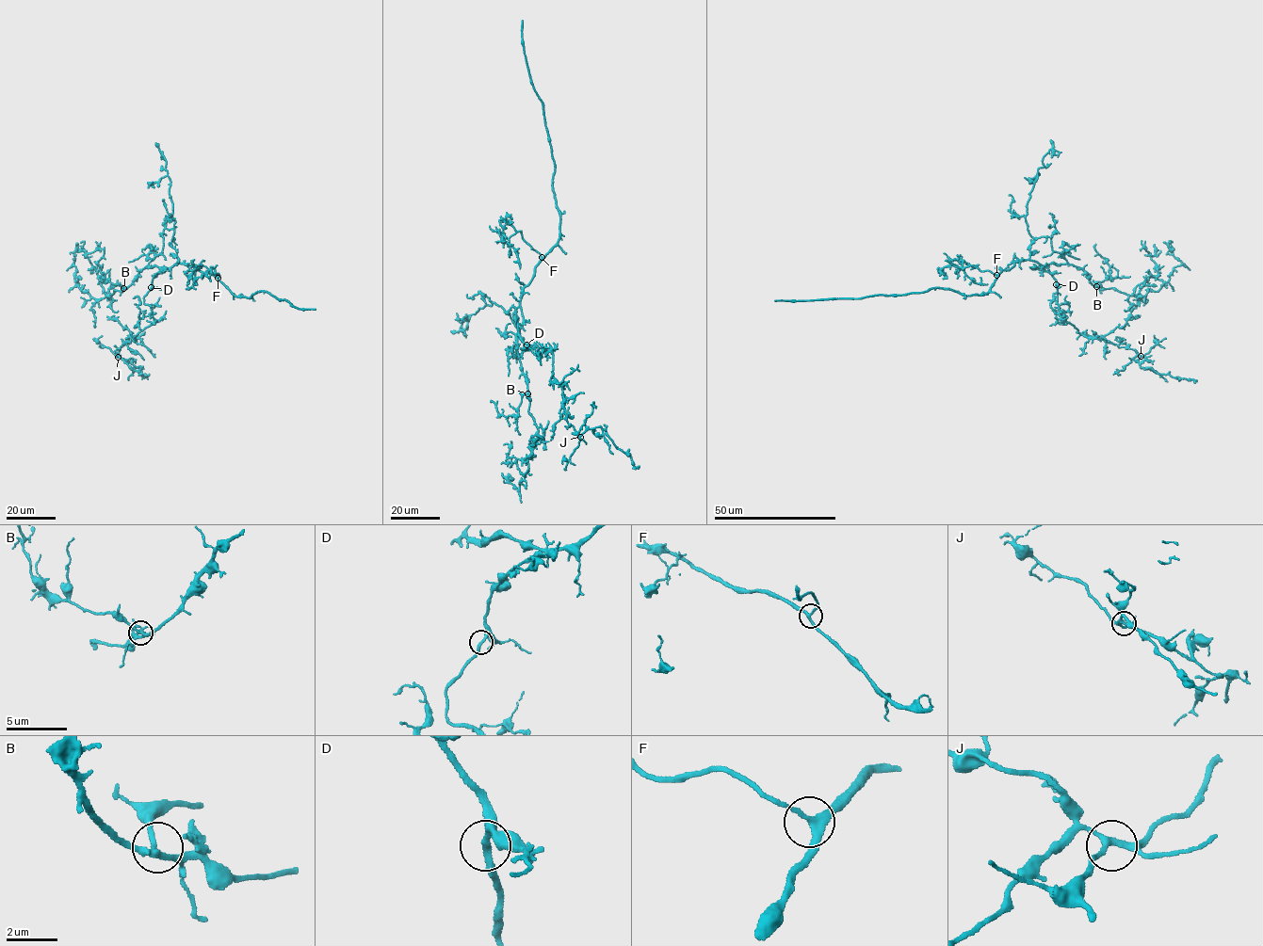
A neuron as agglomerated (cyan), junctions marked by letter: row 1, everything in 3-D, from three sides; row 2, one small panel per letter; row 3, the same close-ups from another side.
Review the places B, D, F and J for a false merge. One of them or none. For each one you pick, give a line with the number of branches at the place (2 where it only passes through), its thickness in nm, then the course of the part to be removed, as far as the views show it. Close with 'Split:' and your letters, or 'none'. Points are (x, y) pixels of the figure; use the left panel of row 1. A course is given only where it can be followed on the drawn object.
Split: none

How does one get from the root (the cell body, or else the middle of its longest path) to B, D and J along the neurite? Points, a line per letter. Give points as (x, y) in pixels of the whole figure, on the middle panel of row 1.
B: (521, 294), (523, 320), (517, 332), (517, 351), (526, 381), (527, 393)
D: (521, 294), (523, 320), (522, 325), (518, 325), (518, 330), (526, 344)
J: (521, 294), (519, 335), (527, 350), (550, 348), (566, 421), (580, 437)

